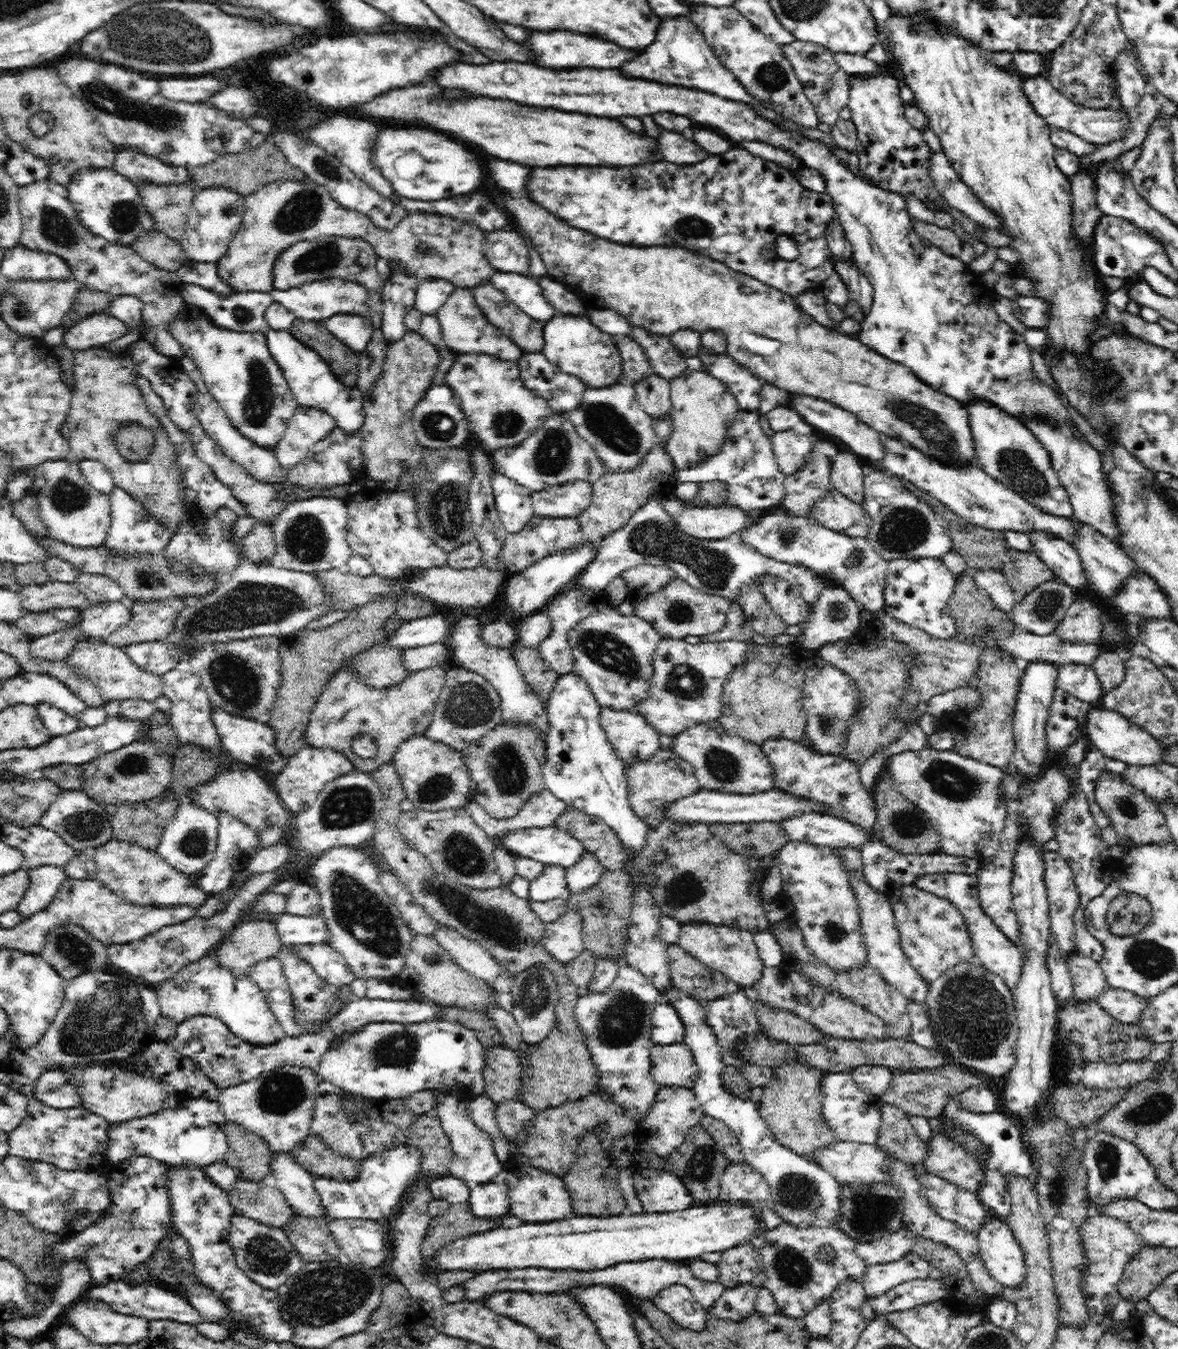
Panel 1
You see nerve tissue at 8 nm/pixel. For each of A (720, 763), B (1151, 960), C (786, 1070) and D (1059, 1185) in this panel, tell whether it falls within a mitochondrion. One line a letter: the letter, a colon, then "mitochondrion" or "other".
A: mitochondrion
B: mitochondrion
C: other
D: mitochondrion

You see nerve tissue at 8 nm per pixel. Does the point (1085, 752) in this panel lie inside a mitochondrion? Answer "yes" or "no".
no

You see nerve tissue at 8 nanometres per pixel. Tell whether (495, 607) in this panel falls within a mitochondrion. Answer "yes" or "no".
no

